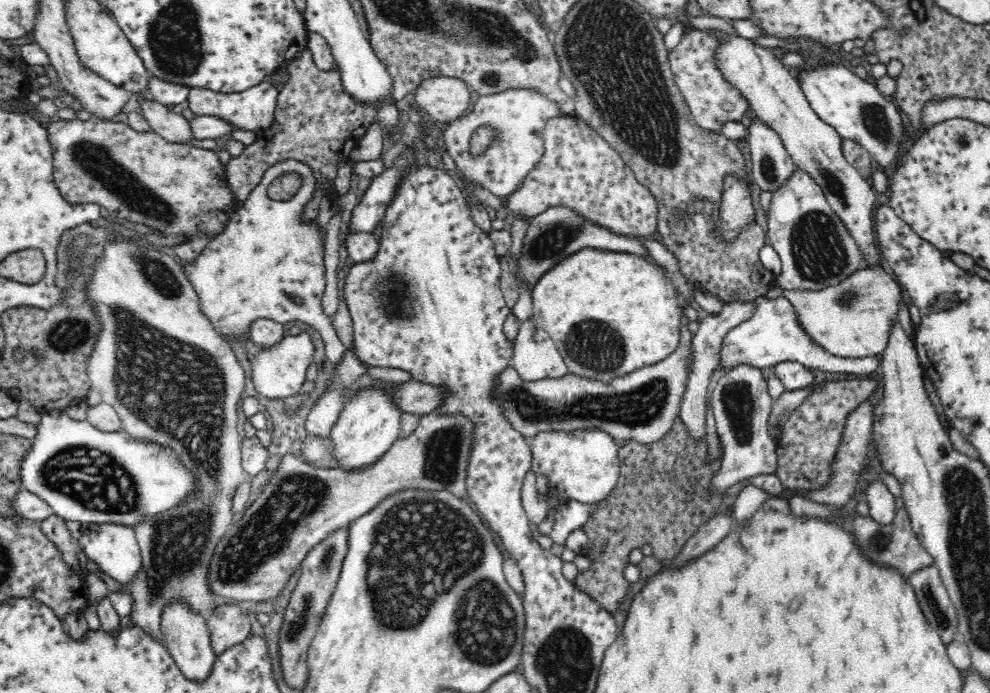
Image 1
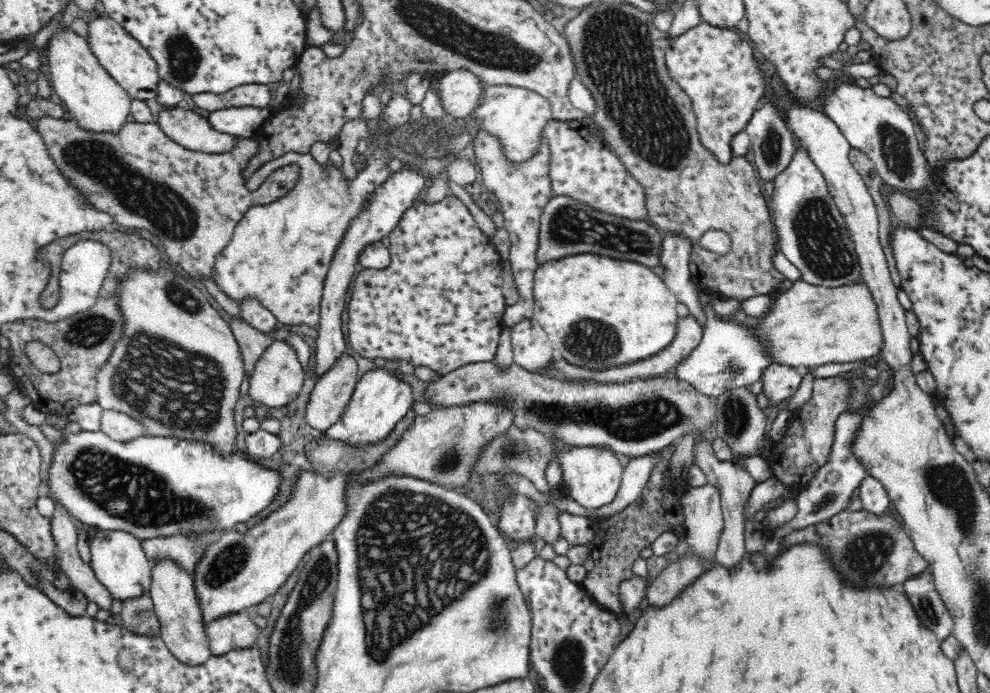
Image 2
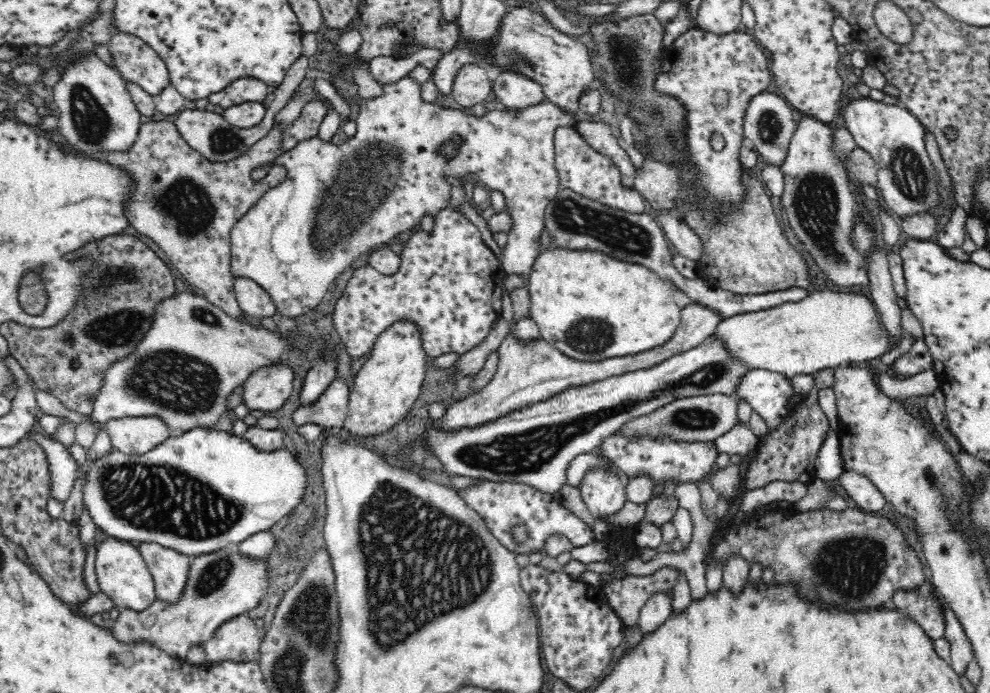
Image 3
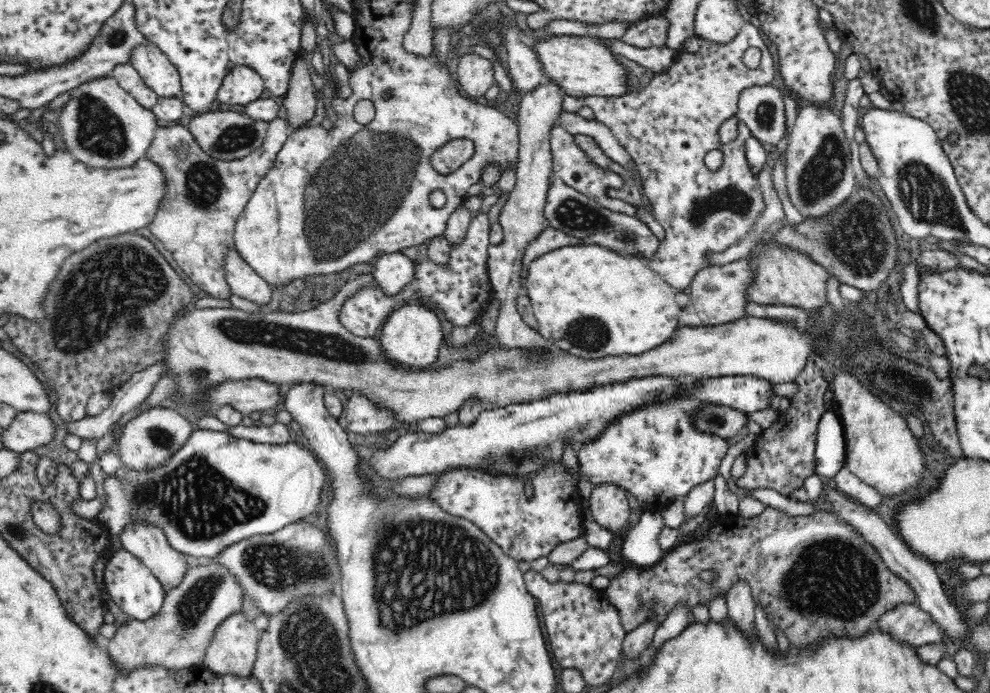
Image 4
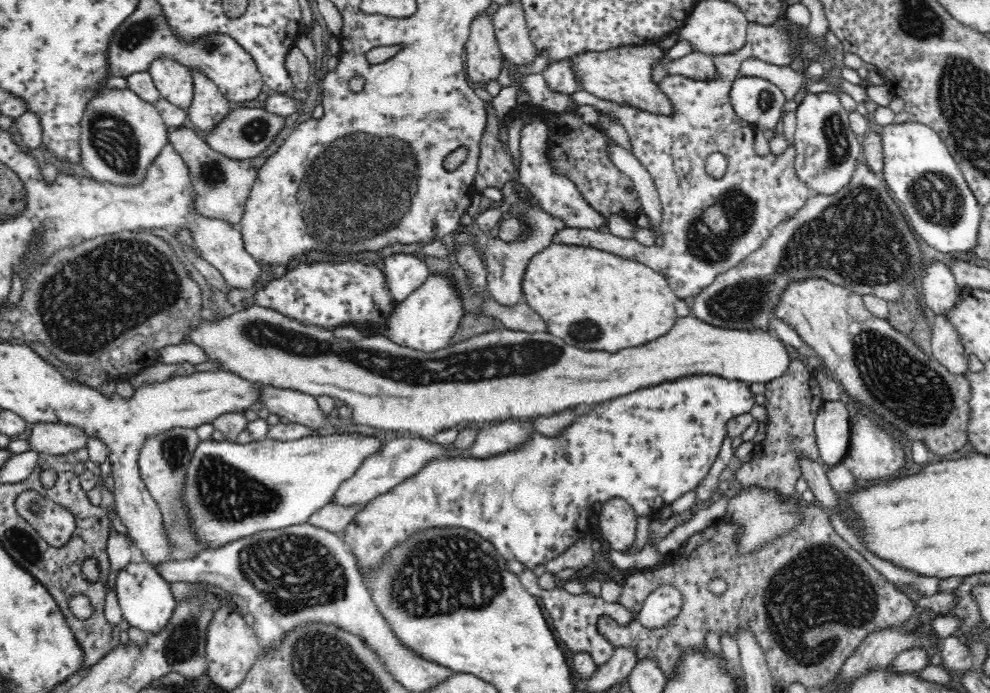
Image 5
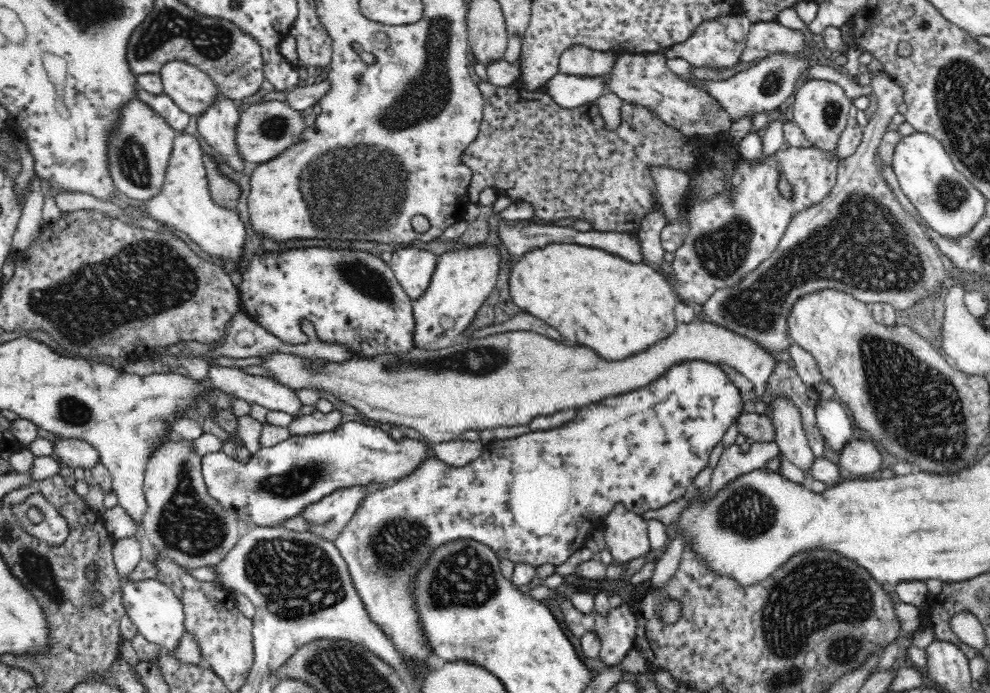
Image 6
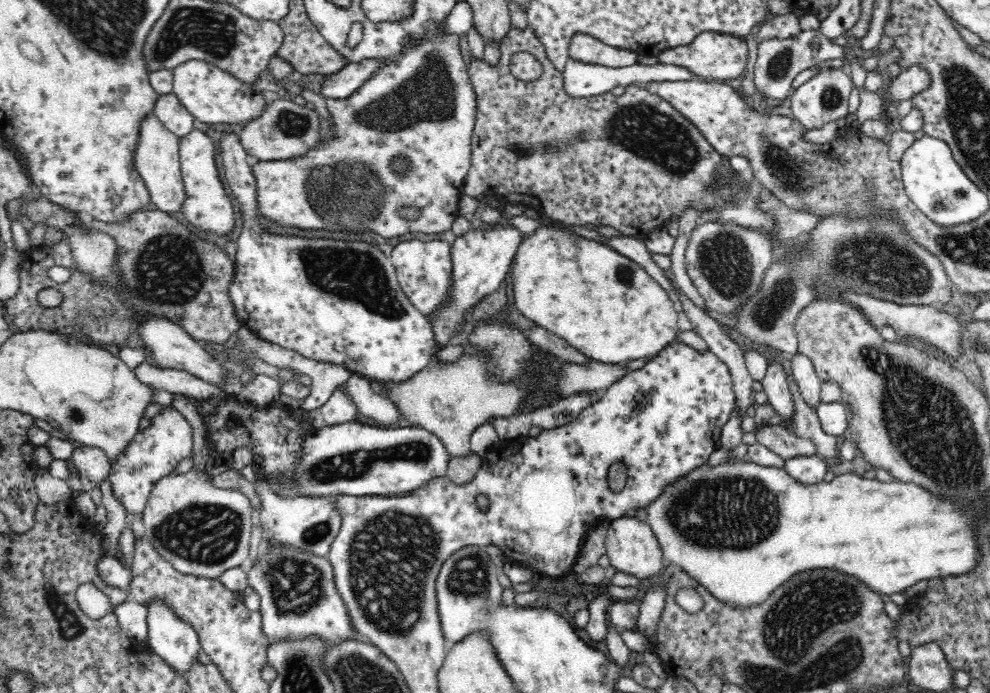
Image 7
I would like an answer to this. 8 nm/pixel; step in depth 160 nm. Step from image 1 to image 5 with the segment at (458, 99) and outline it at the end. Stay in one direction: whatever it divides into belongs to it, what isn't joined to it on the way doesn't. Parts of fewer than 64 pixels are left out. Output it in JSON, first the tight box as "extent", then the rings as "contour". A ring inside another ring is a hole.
{"extent":[464,13,503,85],"contour":[[[487,13],[472,21],[464,48],[464,70],[471,85],[488,84],[502,70],[503,54],[498,48],[492,19]]]}

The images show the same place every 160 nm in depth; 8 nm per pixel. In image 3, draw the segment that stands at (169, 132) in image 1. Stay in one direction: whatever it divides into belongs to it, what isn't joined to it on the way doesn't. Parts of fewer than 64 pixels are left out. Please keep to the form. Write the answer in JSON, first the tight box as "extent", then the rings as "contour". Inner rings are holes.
{"extent":[173,77,302,162],"contour":[[[292,77],[285,78],[282,84],[276,87],[276,91],[274,92],[275,99],[271,103],[271,107],[265,112],[265,117],[262,119],[262,122],[247,129],[230,125],[221,114],[198,110],[190,105],[178,112],[173,123],[176,125],[178,133],[184,138],[184,141],[194,150],[197,150],[200,154],[203,154],[206,158],[214,162],[228,162],[232,158],[238,158],[238,156],[245,154],[250,146],[258,142],[261,138],[264,138],[273,129],[276,113],[286,106],[288,99],[300,84],[302,84],[302,81]]]}

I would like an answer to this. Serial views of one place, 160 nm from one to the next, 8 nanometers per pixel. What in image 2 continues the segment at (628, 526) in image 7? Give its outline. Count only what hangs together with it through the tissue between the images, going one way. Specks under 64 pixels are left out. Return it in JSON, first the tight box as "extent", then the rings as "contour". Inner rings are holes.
{"extent":[554,445,622,509],"contour":[[[572,445],[562,450],[556,448],[554,461],[558,462],[562,470],[558,490],[565,492],[585,509],[598,509],[612,502],[621,487],[622,464],[616,458],[616,454],[606,447]]]}

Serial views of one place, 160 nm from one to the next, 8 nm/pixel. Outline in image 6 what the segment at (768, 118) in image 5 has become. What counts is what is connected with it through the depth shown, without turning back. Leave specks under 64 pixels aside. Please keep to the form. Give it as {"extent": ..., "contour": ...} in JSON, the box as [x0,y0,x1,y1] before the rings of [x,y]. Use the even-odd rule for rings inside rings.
{"extent":[705,38,812,123],"contour":[[[808,38],[807,49],[800,55],[784,55],[784,53],[773,53],[763,58],[760,63],[740,71],[728,79],[718,81],[708,80],[705,82],[707,92],[722,105],[722,109],[730,115],[732,122],[737,123],[742,117],[753,118],[756,114],[770,113],[777,110],[784,100],[792,100],[795,91],[800,84],[799,81],[805,74],[812,54],[812,38]]]}

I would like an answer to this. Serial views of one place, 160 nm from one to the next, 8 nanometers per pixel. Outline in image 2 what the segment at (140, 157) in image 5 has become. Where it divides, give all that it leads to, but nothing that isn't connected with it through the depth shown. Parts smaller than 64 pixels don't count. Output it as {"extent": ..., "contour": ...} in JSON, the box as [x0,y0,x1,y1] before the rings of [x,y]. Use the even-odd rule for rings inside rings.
{"extent":[43,25,133,132],"contour":[[[59,25],[43,49],[43,58],[50,71],[51,88],[82,128],[92,132],[118,132],[128,122],[133,98],[96,61],[84,37],[74,33],[71,27],[60,28]]]}

